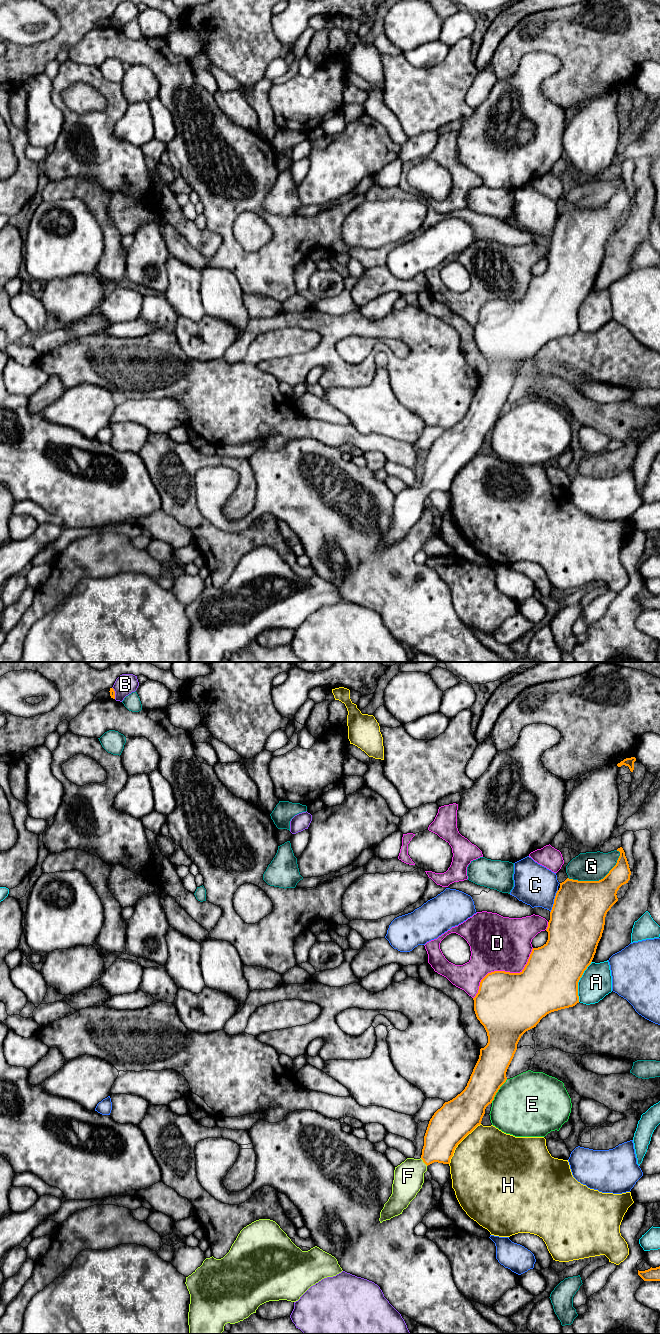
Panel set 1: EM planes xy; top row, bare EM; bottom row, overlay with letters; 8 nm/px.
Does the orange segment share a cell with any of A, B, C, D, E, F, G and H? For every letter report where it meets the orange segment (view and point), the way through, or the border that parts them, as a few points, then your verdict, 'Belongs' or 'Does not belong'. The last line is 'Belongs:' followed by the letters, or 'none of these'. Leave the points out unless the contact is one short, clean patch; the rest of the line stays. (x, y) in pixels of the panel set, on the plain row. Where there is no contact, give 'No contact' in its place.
A: Touches orange at xy (578, 309). Does not belong
B: Touches orange at xy (114, 21). Does not belong
C: Touches orange at xy (554, 229). Does not belong
D: Touches orange at xy (503, 299). Does not belong
E: Touches orange at xy (497, 419). Does not belong
F: Touches orange at xy (424, 490). Path across: xy (441, 466), (439, 473), (424, 490), (408, 504). Belongs
G: Touches orange at xy (599, 208). Does not belong
H: Touches orange at xy (459, 470). Does not belong
Belongs: F

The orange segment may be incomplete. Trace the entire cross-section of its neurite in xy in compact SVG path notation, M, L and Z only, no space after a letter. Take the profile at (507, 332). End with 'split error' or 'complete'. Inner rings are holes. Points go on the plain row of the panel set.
M622 175L617 179L620 180L617 191L603 207L578 209L567 206L560 211L546 257L548 268L543 274L532 277L520 301L494 299L481 308L478 321L473 326L474 339L487 360L488 371L480 377L479 387L465 417L445 430L430 447L421 486L407 486L395 495L392 522L380 540L380 551L402 542L422 516L427 494L434 490L449 492L457 473L481 452L486 435L507 408L506 400L521 364L536 355L547 342L579 331L578 310L594 286L606 242L618 229L619 216L630 208L631 199L625 180Z | split error

